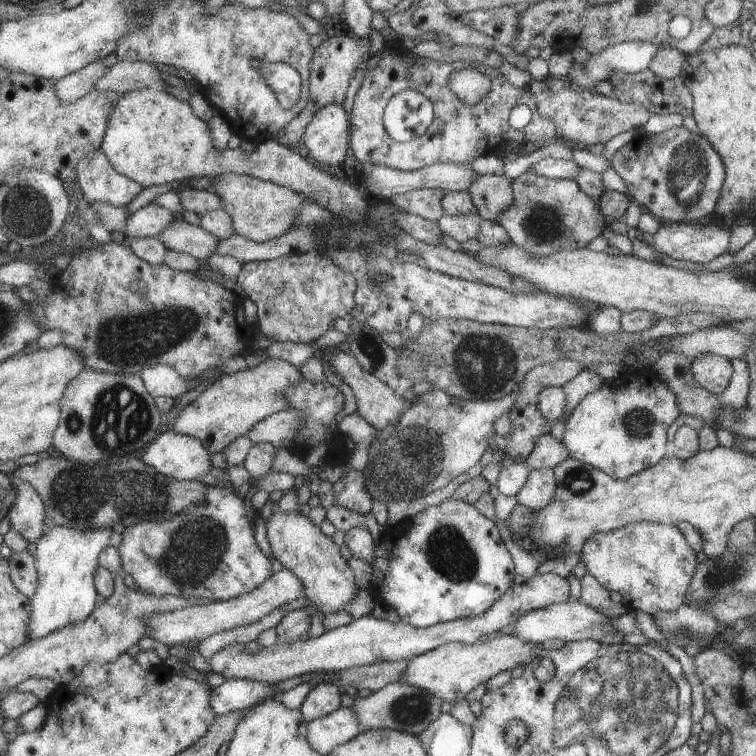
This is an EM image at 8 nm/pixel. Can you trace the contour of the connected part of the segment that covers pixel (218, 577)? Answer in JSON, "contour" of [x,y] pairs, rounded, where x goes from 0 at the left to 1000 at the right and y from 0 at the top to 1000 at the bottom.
{"contour":[[[290,642],[275,643],[274,651],[271,651],[271,656],[269,656],[266,664],[247,669],[242,677],[231,680],[231,683],[224,685],[224,688],[197,688],[197,690],[184,690],[184,693],[176,693],[175,696],[163,698],[163,704],[160,704],[160,718],[153,725],[160,741],[160,753],[165,761],[169,759],[173,762],[187,783],[200,788],[226,787],[237,788],[237,791],[269,791],[269,794],[275,795],[295,795],[316,790],[317,787],[329,784],[332,780],[340,779],[353,765],[361,761],[358,749],[356,749],[356,741],[345,733],[345,728],[343,728],[340,720],[337,720],[337,712],[335,712],[335,704],[332,704],[332,698],[329,698],[329,688],[327,688],[327,680],[324,680],[321,661],[313,656],[308,659],[308,648],[306,648],[306,651],[303,651],[303,648],[306,648],[306,646],[299,647]]]}

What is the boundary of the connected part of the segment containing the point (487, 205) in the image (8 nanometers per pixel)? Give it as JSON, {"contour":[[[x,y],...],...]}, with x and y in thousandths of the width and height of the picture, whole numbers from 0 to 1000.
{"contour":[[[642,230],[620,243],[616,257],[626,265],[636,291],[657,294],[660,283],[665,283],[665,278],[671,278],[680,266],[679,254],[679,243],[665,231]]]}

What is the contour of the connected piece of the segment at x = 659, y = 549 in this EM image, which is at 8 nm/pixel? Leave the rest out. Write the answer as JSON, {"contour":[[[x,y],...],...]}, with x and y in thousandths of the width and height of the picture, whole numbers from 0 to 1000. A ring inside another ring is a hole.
{"contour":[[[857,689],[784,706],[765,734],[775,759],[782,759],[800,780],[817,783],[827,804],[847,807],[856,813],[902,802],[922,749],[919,730],[909,722],[893,694]]]}

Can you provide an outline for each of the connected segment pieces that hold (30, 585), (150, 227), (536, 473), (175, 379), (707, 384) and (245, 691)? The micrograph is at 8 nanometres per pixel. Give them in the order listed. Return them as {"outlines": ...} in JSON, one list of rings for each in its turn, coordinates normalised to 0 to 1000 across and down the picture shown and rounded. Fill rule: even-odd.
{"outlines":[[[[34,726],[28,728],[28,730],[17,730],[9,738],[9,749],[19,776],[38,792],[38,788],[46,783],[46,775],[49,775],[44,734],[38,733]]],[[[202,267],[168,286],[163,296],[163,311],[167,315],[208,313],[208,310],[230,291],[229,283],[218,275],[205,272]]],[[[729,619],[702,620],[692,643],[681,653],[681,661],[701,675],[713,675],[729,664],[731,646],[734,635]]],[[[221,483],[200,484],[184,495],[193,516],[205,525],[224,524],[228,528],[245,520],[250,504],[237,500],[234,492]]],[[[927,468],[913,481],[917,504],[934,519],[950,524],[962,515],[971,496],[966,476],[943,468]]],[[[329,898],[299,899],[278,910],[278,935],[284,944],[295,946],[340,933],[351,926],[351,921],[368,925],[366,915],[366,905],[353,906]]]]}

